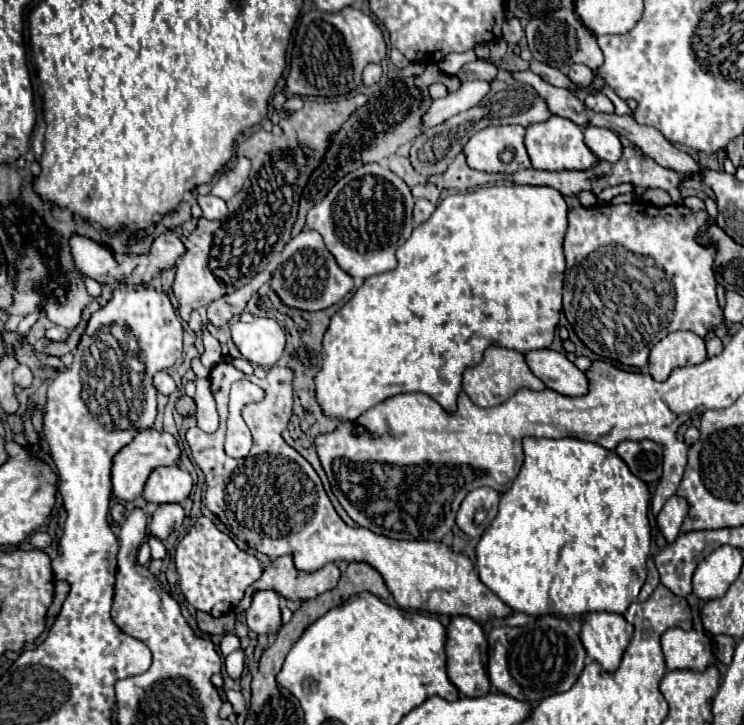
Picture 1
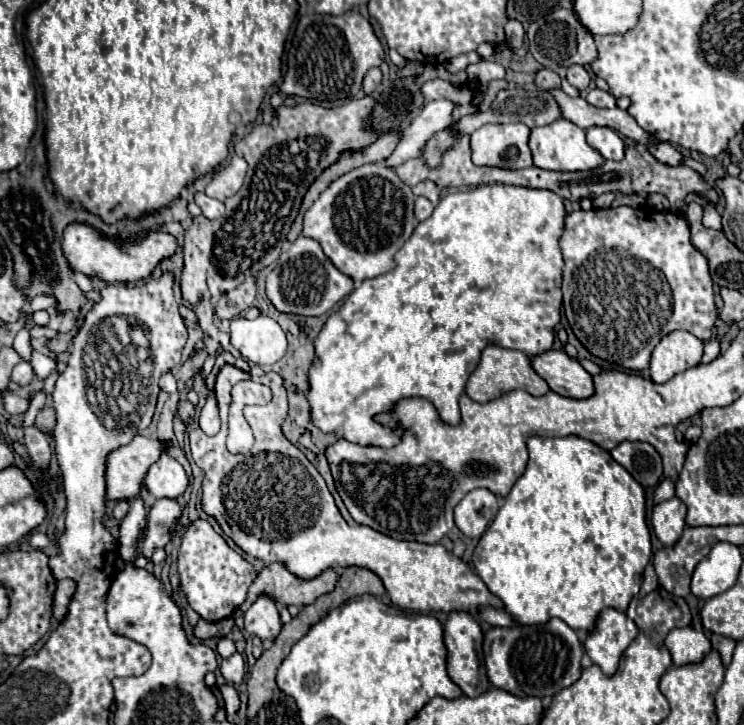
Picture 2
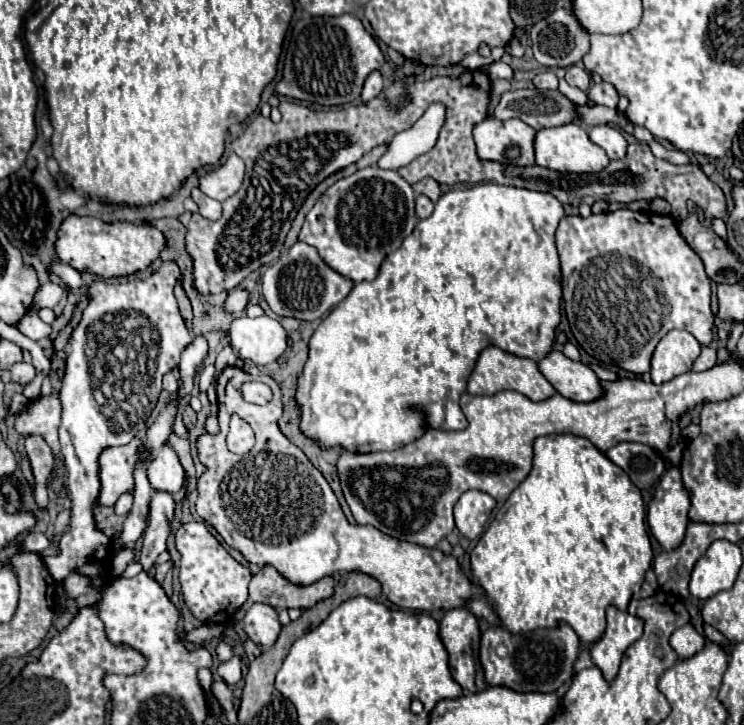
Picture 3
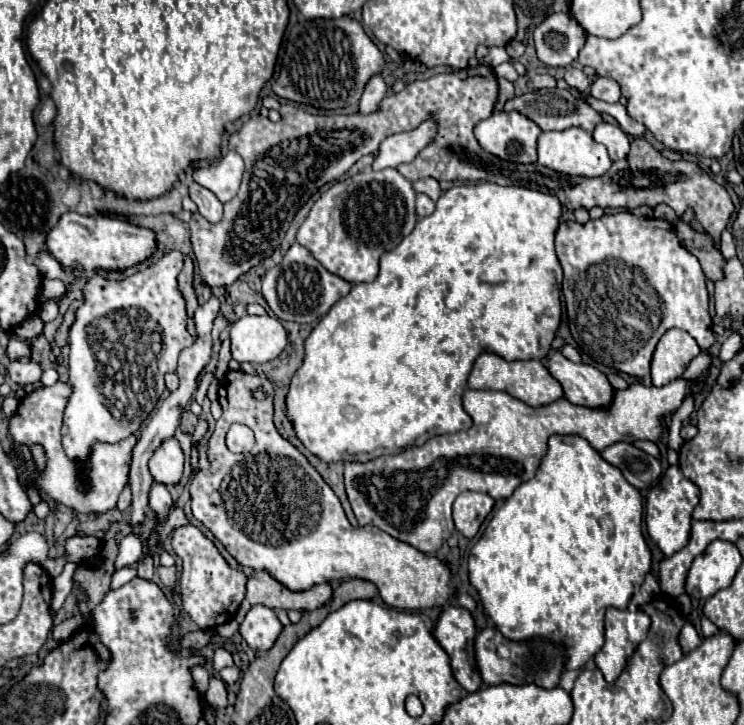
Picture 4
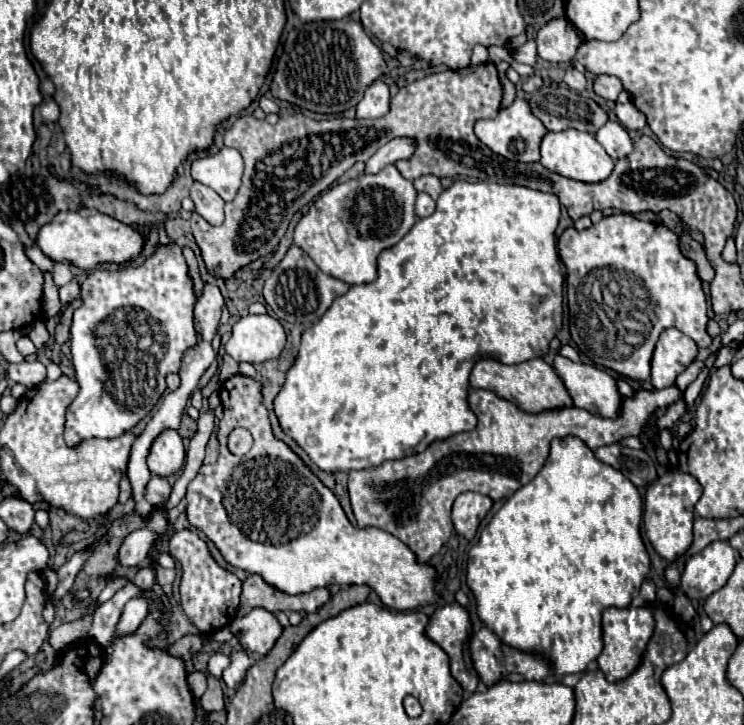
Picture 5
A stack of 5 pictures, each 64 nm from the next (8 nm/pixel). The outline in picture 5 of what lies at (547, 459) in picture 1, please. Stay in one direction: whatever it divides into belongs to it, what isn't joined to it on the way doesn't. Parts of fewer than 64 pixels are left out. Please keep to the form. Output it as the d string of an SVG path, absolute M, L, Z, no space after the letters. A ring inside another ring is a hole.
M568 436L568 438L556 438L556 440L552 440L550 456L548 456L544 468L536 474L536 478L532 482L528 482L526 486L522 486L520 490L516 490L504 502L504 506L494 514L494 518L484 528L484 534L486 536L480 536L478 542L468 552L468 560L470 562L468 562L466 584L468 584L468 588L472 590L472 594L476 598L478 618L492 632L496 632L496 636L508 648L516 648L520 652L542 654L544 658L548 658L554 676L582 674L586 670L586 666L592 660L596 660L598 654L602 652L602 634L600 634L602 612L606 608L610 608L610 606L626 608L632 602L632 598L638 594L638 590L640 590L640 586L642 586L642 582L644 582L646 574L650 570L650 558L648 558L648 552L646 552L644 542L642 542L642 536L640 536L640 520L642 520L642 498L640 498L636 486L622 472L618 472L612 466L600 462L594 456L594 452L580 438Z

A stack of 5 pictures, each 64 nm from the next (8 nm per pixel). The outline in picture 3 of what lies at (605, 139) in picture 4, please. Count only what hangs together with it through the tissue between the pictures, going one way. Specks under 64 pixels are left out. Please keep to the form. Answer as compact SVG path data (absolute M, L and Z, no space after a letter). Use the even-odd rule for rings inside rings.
M596 124L588 130L588 136L592 142L596 142L598 146L602 146L608 154L610 160L616 160L616 158L624 158L626 156L626 138L622 136L620 128L616 126L610 126L610 124Z

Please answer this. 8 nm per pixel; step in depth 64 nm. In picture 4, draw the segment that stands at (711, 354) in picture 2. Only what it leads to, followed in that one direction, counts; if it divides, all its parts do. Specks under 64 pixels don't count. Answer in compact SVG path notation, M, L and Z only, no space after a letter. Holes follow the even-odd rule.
M708 352L698 354L698 356L690 362L690 366L686 368L686 372L682 374L682 380L694 380L694 378L698 378L704 370L710 368L710 364L712 364L712 358L710 358Z

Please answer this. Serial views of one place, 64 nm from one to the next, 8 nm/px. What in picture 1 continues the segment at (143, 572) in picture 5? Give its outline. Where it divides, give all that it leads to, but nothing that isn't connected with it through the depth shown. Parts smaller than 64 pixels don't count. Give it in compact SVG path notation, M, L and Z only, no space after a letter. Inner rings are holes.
M158 504L150 522L150 536L158 540L166 540L168 534L182 526L184 510L180 504Z

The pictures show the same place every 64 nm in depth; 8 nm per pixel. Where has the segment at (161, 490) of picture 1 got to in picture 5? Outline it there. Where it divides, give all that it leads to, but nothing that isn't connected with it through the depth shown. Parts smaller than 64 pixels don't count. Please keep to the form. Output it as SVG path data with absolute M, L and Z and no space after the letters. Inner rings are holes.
M168 428L160 432L160 436L156 436L156 440L152 442L152 448L148 454L150 472L168 478L182 468L184 460L186 460L186 452L178 430Z

